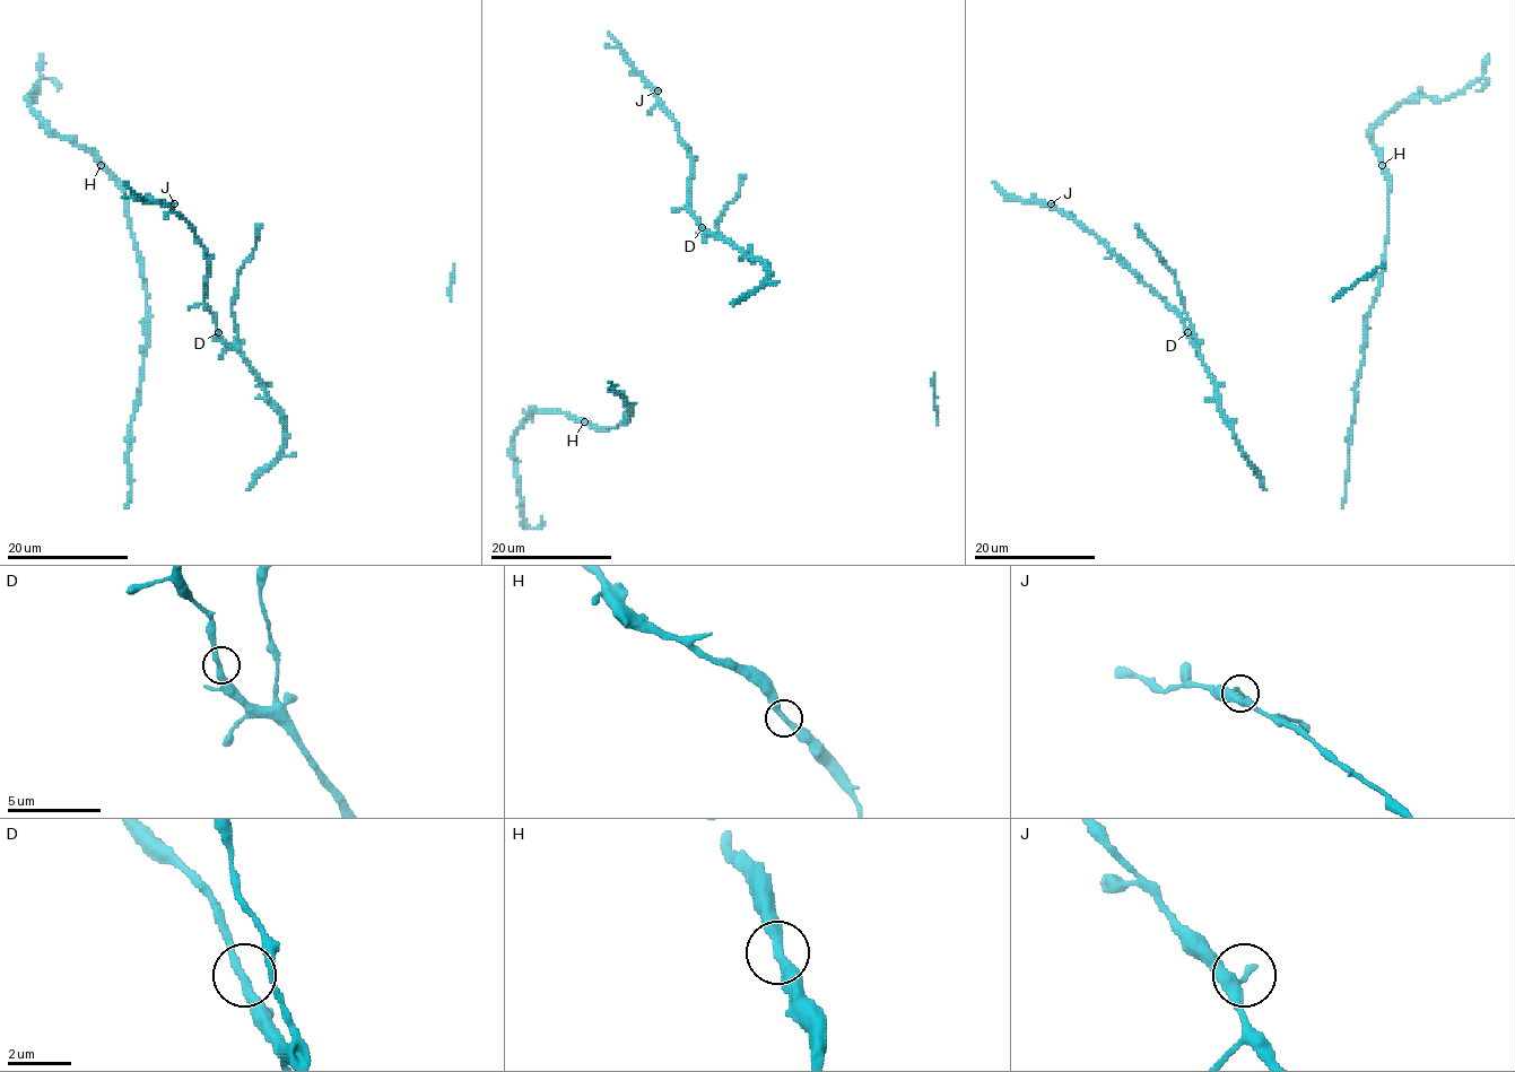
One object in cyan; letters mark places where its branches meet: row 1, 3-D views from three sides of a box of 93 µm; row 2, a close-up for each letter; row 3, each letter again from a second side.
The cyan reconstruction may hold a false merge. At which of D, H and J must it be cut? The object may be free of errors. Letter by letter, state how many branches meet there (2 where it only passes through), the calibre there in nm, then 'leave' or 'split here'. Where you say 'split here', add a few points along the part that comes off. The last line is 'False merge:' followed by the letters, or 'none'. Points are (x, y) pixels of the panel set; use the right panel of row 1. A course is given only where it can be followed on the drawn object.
D: 2 branches meet; 280 nm thick; leave
H: 2 branches meet; 300 nm thick; leave
J: 2 branches meet; 280 nm thick; leave
False merge: none

